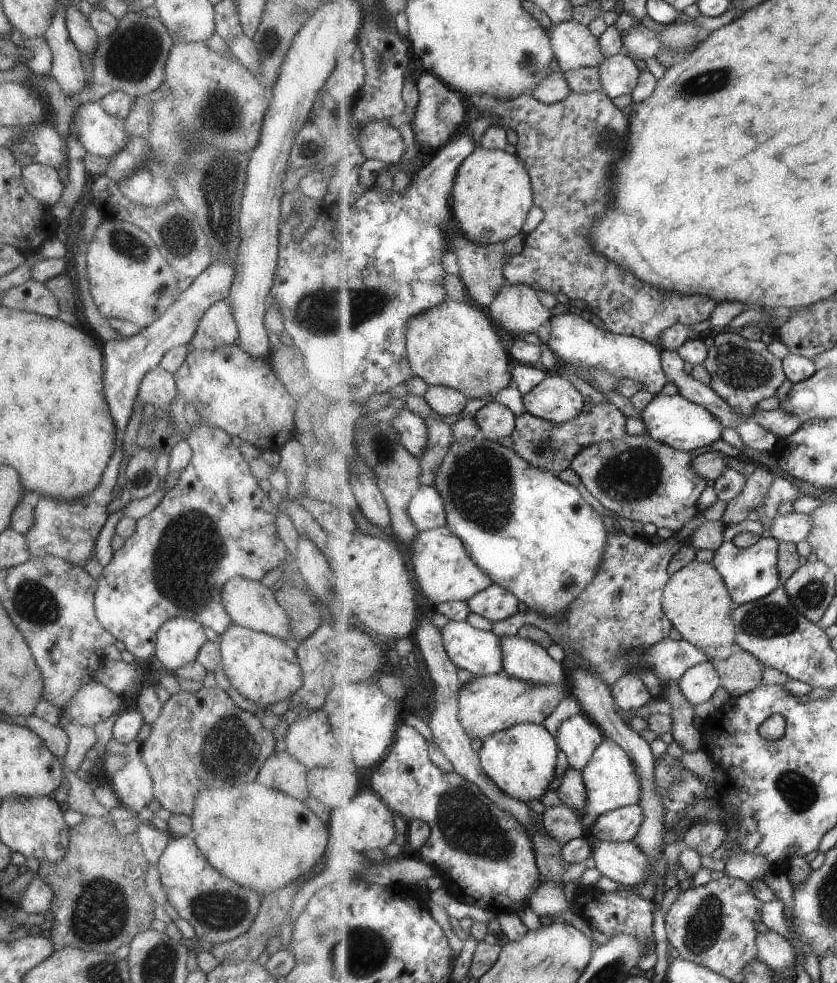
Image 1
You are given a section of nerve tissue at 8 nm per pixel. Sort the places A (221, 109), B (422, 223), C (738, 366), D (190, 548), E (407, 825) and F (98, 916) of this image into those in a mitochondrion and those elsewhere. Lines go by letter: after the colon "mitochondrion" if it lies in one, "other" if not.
A: mitochondrion
B: mitochondrion
C: mitochondrion
D: mitochondrion
E: other
F: mitochondrion

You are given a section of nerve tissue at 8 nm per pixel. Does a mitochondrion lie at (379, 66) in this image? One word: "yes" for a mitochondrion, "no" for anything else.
yes

